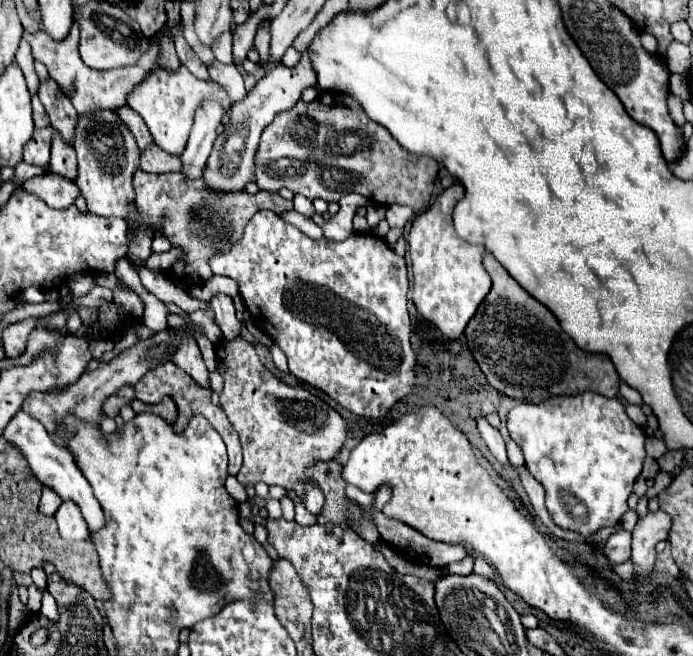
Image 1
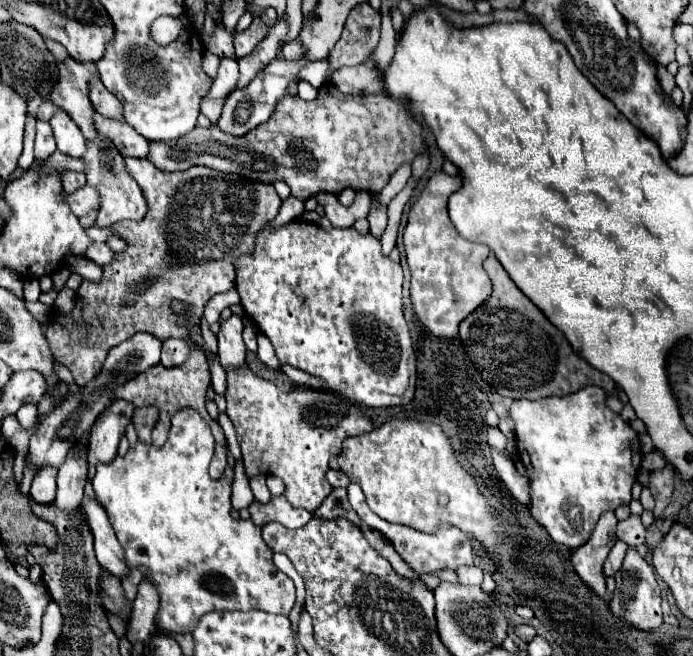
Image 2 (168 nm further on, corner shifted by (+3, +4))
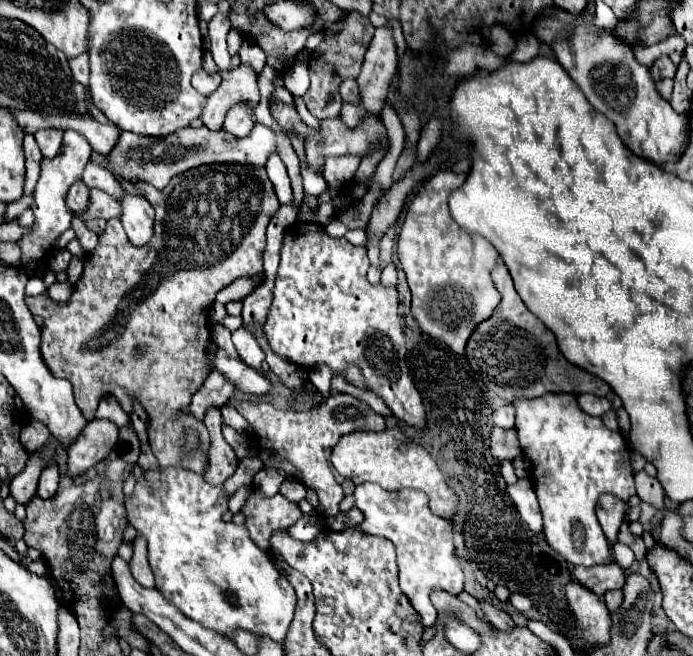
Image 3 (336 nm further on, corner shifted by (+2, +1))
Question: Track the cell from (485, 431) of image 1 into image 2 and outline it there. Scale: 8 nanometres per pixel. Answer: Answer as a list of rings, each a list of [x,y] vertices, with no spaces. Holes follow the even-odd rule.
[[[493,449],[493,463],[495,469],[501,477],[501,481],[505,483],[505,487],[511,491],[511,495],[521,503],[521,505],[529,505],[531,503],[531,495],[529,495],[529,481],[515,469],[515,465],[505,459],[499,451]]]

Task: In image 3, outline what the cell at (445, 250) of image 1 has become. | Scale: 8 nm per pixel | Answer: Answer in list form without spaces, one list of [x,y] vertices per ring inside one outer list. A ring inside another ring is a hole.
[[[451,170],[440,171],[436,176],[432,176],[412,200],[398,234],[398,258],[400,258],[402,270],[406,272],[408,286],[412,292],[412,314],[420,324],[422,332],[426,332],[436,340],[446,342],[458,354],[464,354],[466,340],[470,338],[476,324],[486,320],[500,302],[500,292],[494,288],[490,280],[490,270],[498,262],[496,248],[482,236],[470,234],[464,228],[460,228],[448,210],[450,192],[462,186],[464,180],[466,180],[466,174],[456,174]]]

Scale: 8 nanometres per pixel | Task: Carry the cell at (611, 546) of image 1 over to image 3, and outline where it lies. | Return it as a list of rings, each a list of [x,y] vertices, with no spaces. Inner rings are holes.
[[[618,562],[596,564],[596,566],[590,566],[590,568],[576,566],[572,570],[572,578],[576,578],[580,584],[590,588],[598,596],[602,596],[606,590],[622,588],[622,584],[626,580],[624,578],[624,568]]]

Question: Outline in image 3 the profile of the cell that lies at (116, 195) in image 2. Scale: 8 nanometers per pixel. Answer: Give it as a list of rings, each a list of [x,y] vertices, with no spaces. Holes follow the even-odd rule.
[[[124,194],[120,200],[122,216],[120,222],[134,246],[144,246],[152,238],[154,226],[154,208],[146,202],[144,196]]]

